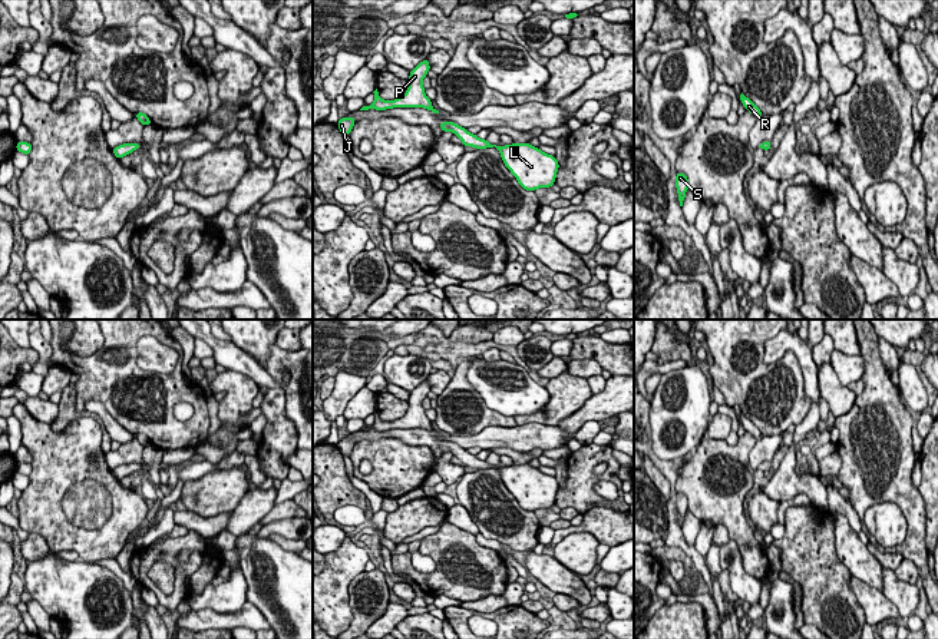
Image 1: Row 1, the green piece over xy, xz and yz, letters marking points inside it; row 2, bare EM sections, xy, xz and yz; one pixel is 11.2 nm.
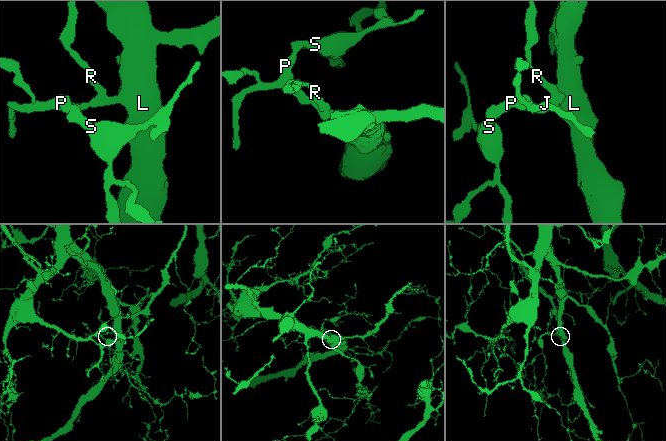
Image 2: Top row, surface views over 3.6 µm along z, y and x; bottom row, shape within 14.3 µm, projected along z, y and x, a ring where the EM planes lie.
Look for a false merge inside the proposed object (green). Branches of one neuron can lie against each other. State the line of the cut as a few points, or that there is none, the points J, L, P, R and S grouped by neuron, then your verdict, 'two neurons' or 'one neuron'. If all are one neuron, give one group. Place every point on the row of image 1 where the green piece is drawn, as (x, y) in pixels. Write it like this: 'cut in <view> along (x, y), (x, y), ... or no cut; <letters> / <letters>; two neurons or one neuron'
no cut; J L P R S; one neuron

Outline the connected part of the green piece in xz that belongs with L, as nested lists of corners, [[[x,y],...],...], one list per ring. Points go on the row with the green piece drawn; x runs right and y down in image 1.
[[[455,122],[439,123],[440,129],[446,133],[453,132],[463,143],[476,149],[496,148],[505,166],[516,178],[521,188],[535,191],[539,188],[549,188],[555,183],[559,163],[555,156],[531,146],[528,142],[496,146],[486,139],[468,132],[465,128]]]

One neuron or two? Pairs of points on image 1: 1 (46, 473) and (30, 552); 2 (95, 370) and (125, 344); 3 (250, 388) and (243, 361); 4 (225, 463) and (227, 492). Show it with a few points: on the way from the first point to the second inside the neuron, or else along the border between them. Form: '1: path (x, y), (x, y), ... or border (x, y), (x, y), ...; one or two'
1: border (30, 532), (39, 533), (50, 550); two
2: path (102, 368), (119, 351); one
3: border (227, 368), (241, 371), (258, 384); two
4: border (235, 467), (208, 472), (194, 482); two

